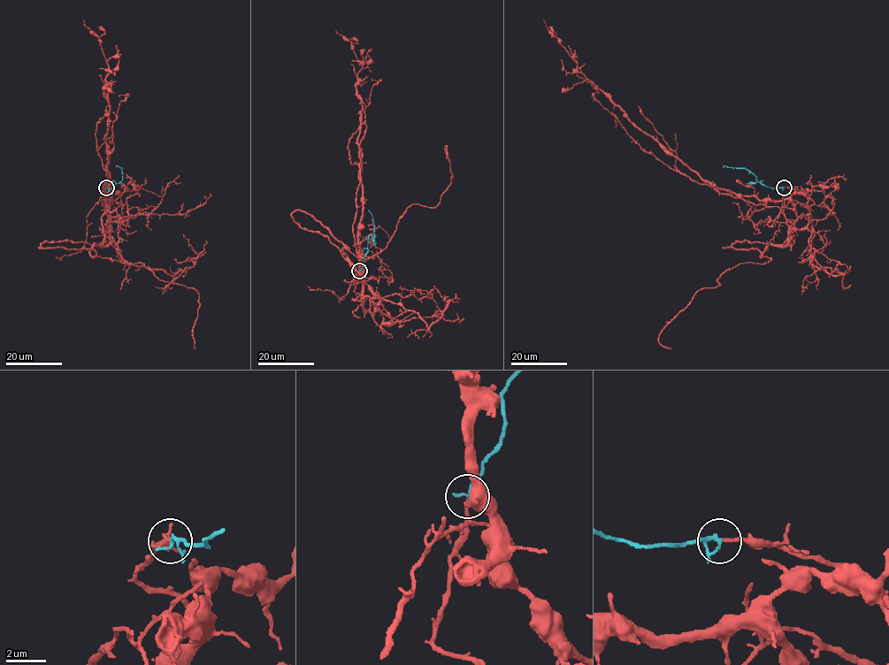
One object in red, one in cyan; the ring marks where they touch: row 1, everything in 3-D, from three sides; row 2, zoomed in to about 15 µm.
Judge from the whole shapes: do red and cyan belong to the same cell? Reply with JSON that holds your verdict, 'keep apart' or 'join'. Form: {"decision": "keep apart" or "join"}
{"decision": "join"}

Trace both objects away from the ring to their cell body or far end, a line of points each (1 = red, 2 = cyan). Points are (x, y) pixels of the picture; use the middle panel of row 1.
1: (359, 271), (355, 290), (364, 301), (358, 240), (362, 99), (356, 86), (362, 65), (349, 41), (335, 30)
2: (359, 271), (367, 250), (370, 234), (374, 243), (372, 216), (368, 211)

